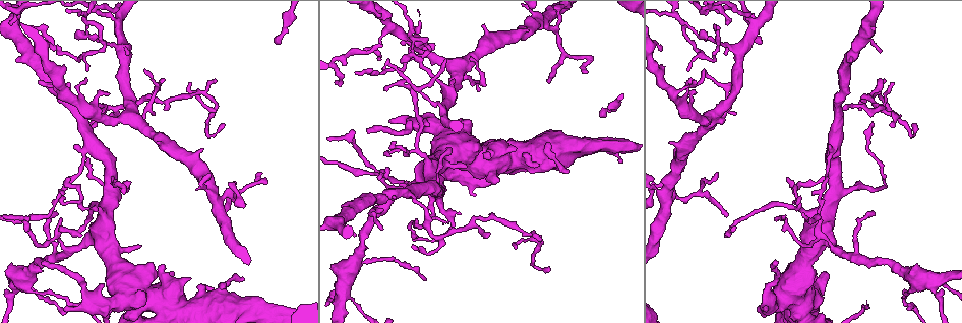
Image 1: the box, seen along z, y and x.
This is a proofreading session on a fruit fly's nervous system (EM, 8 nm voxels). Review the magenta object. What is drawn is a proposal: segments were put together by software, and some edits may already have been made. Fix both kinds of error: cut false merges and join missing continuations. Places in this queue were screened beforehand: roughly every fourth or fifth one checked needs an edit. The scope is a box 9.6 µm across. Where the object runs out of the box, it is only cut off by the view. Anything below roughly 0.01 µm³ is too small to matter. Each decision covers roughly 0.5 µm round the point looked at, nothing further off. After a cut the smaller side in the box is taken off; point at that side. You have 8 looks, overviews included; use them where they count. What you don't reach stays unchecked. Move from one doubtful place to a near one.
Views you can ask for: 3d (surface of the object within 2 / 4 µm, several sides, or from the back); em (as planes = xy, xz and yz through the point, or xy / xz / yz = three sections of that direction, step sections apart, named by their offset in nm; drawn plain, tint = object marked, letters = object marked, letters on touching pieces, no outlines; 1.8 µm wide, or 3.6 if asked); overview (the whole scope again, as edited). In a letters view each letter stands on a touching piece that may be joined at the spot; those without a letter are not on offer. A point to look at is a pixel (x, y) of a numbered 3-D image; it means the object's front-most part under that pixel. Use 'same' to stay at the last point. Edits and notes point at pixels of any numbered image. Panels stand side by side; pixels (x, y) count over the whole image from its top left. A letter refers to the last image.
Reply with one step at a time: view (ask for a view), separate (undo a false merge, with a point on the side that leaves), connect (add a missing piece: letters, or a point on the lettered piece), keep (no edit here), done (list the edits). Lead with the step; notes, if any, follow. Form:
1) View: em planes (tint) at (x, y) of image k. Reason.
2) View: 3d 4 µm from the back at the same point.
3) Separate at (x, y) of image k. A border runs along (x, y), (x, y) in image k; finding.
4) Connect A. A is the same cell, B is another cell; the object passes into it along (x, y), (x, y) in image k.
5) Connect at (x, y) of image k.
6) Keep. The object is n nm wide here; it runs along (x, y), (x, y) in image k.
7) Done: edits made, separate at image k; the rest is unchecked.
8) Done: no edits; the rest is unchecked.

View: 3d 4 µm at (276, 39) of image 1. Thin end.

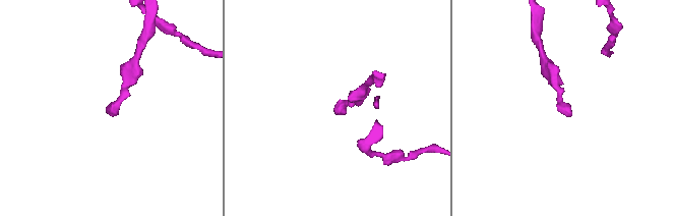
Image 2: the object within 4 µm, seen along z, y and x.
View: em planes (letters) at (569, 111) of image 2. Now the EM.

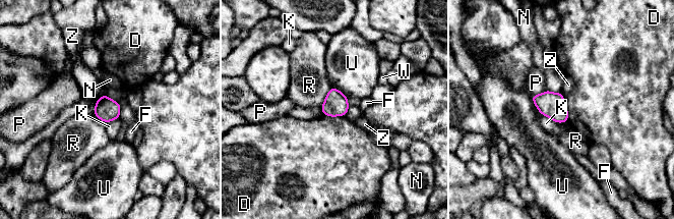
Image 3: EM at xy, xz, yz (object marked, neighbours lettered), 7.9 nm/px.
Keep. The object is 190 nm wide here; the longest contact is with K, 220 nm; D, F, K, N, P, R, U, W and Z are other cells; no lettered piece goes on from it.

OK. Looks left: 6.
View: em 3.6 µm planes (tint) at (137, 306) of image 1. Stops while still wide.

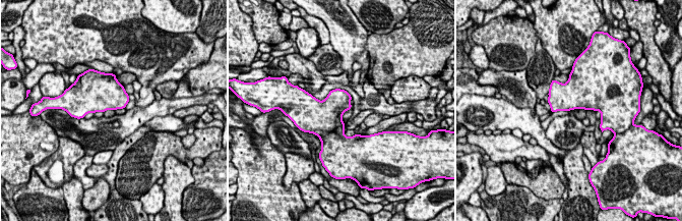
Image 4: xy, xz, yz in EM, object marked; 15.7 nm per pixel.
View: em 3.6 µm planes (letters) at the same point.

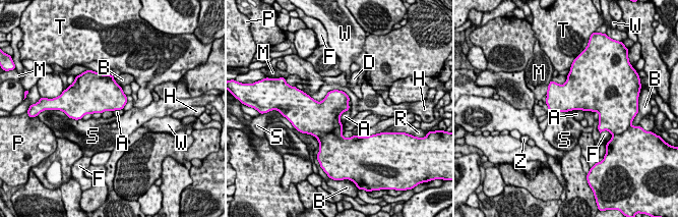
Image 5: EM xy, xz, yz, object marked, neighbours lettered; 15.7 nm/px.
Keep. The object is 360 nm wide here; A, B, D, F, H, M, P, R, S, T, W and Z are other cells; a border runs along (350, 100), (341, 115), (343, 125) in image 5; none of them fits.

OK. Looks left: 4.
View: 3d 4 µm at (9, 303) of image 1. Calibre changes.

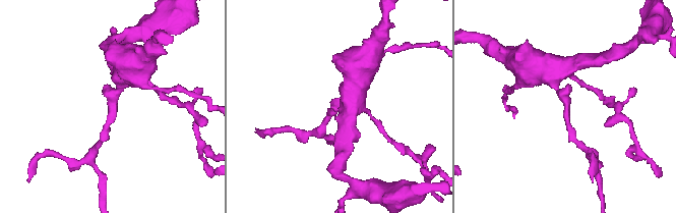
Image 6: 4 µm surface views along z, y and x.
View: em planes (letters) at (566, 110) of image 6. Shape alone is not enough.

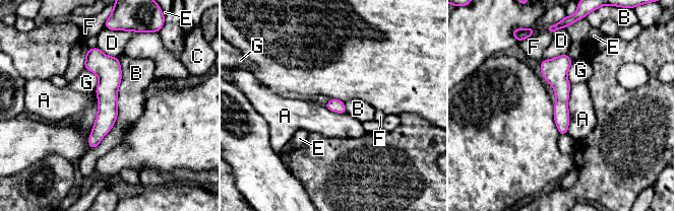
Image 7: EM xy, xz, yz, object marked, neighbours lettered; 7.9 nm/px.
Keep. The object is 110 nm wide here; A, B, C, D, E, F and G are other cells; it runs along (96, 50), (107, 117), (91, 145) in image 7; all the same neuron.

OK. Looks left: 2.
Done: no edits; the rest is unchecked.

